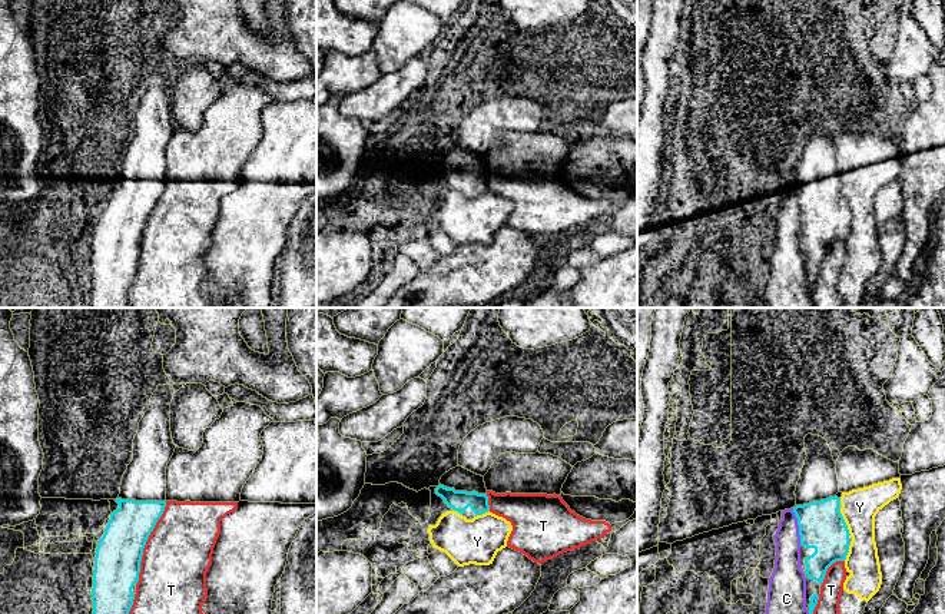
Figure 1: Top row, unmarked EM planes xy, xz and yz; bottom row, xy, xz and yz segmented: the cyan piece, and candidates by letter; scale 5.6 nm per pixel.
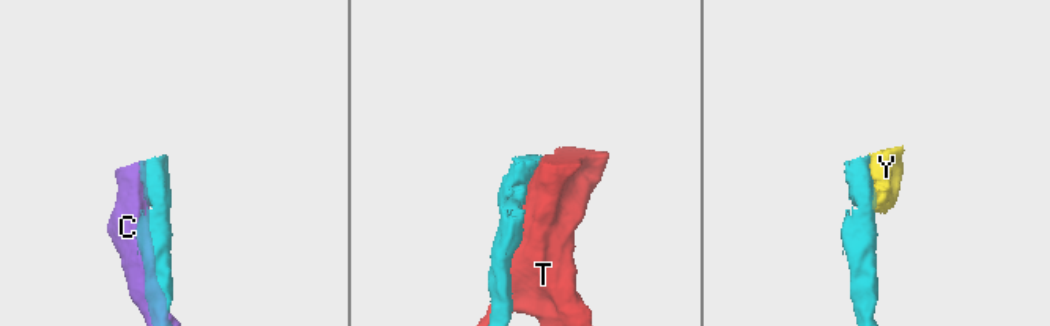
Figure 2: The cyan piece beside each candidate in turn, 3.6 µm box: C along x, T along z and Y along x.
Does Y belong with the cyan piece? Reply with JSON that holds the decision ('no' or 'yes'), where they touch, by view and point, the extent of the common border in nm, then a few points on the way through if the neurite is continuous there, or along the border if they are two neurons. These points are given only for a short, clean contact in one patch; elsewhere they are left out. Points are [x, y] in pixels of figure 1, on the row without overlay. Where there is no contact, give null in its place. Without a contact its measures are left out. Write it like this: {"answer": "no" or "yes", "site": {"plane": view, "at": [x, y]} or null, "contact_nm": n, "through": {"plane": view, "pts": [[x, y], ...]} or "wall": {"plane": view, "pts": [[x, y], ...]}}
{"answer": "no", "site": {"plane": "yz", "at": [845, 202]}, "contact_nm": 150}

